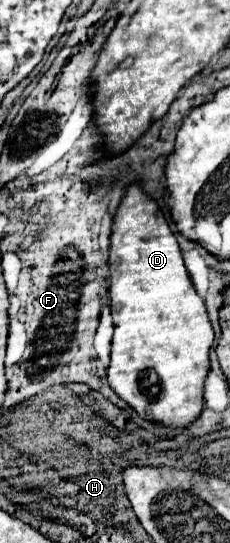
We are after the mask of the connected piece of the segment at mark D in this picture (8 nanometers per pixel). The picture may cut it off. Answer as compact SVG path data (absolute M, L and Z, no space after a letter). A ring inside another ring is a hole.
M131 185L115 213L115 219L113 219L113 227L111 227L111 247L109 247L109 271L111 271L111 287L109 287L109 297L111 297L111 313L113 313L113 323L115 323L115 335L113 335L113 345L111 345L111 365L107 369L107 377L109 377L109 385L115 389L115 393L127 401L129 407L133 407L139 417L151 421L151 423L157 423L157 425L163 425L163 427L189 427L191 423L195 423L199 417L201 417L201 411L205 407L205 399L203 399L203 385L205 385L205 379L207 379L207 373L209 373L209 349L213 345L213 327L209 323L209 317L207 317L207 311L205 311L205 303L203 299L197 295L189 275L187 275L187 269L183 265L183 255L181 255L181 249L177 245L177 239L175 235L171 233L163 213L159 211L157 203L153 199L149 199L139 185Z

